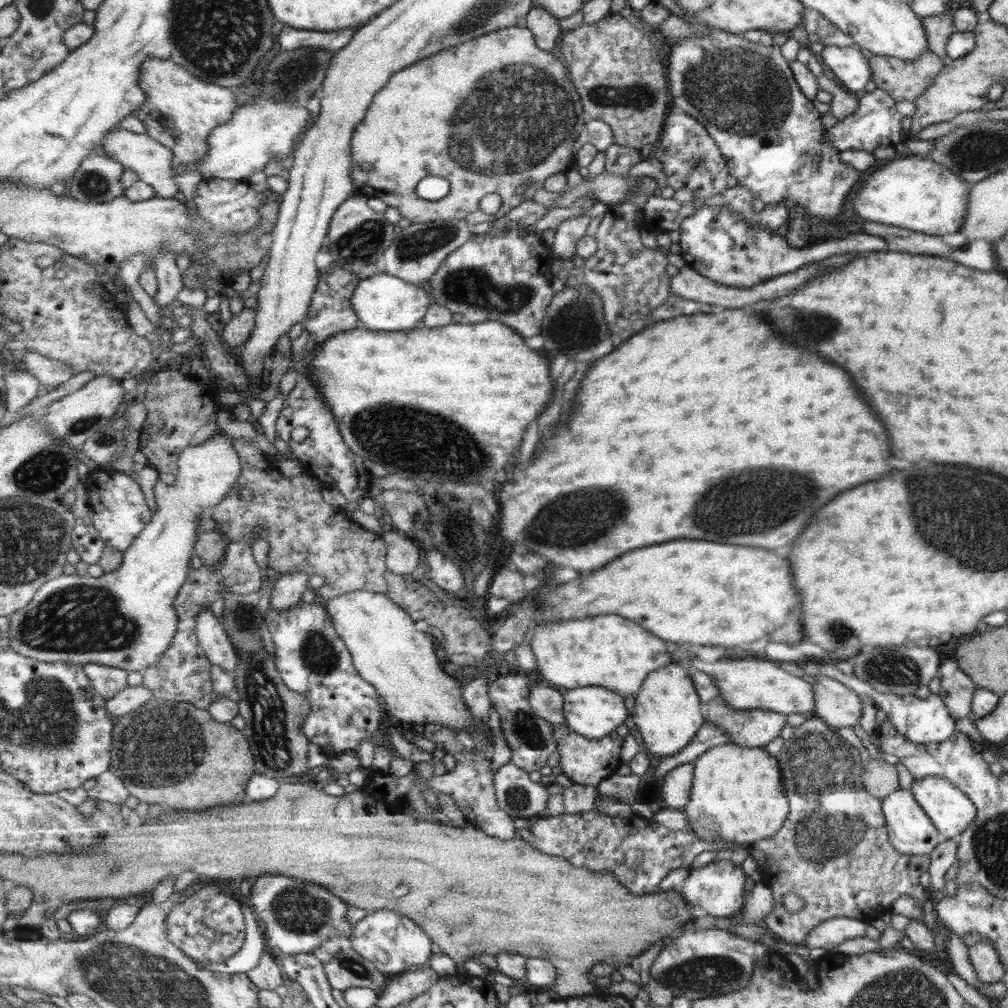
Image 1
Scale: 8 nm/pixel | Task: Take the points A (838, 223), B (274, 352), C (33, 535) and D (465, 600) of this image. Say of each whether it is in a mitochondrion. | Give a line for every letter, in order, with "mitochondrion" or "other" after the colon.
A: other
B: other
C: mitochondrion
D: other

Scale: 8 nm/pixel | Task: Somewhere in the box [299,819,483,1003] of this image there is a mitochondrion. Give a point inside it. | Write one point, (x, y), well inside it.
(351, 965)

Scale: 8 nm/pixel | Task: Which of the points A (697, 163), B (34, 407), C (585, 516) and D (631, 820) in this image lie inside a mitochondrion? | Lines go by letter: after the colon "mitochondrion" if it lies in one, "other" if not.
A: mitochondrion
B: other
C: mitochondrion
D: other

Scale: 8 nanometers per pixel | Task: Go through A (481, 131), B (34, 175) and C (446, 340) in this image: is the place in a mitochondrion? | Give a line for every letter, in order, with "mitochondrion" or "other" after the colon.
A: mitochondrion
B: other
C: other

